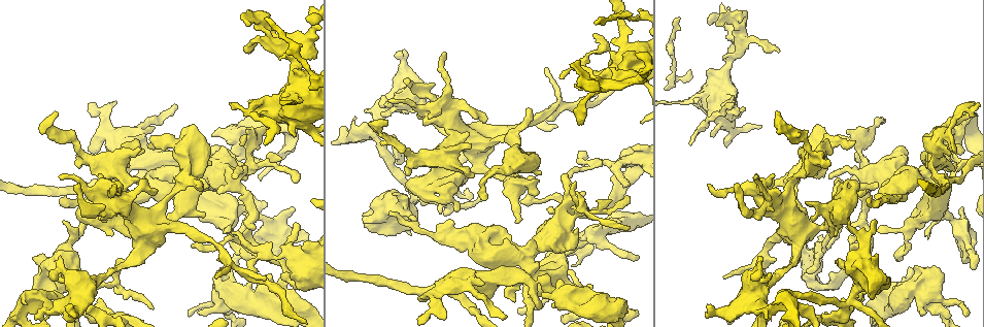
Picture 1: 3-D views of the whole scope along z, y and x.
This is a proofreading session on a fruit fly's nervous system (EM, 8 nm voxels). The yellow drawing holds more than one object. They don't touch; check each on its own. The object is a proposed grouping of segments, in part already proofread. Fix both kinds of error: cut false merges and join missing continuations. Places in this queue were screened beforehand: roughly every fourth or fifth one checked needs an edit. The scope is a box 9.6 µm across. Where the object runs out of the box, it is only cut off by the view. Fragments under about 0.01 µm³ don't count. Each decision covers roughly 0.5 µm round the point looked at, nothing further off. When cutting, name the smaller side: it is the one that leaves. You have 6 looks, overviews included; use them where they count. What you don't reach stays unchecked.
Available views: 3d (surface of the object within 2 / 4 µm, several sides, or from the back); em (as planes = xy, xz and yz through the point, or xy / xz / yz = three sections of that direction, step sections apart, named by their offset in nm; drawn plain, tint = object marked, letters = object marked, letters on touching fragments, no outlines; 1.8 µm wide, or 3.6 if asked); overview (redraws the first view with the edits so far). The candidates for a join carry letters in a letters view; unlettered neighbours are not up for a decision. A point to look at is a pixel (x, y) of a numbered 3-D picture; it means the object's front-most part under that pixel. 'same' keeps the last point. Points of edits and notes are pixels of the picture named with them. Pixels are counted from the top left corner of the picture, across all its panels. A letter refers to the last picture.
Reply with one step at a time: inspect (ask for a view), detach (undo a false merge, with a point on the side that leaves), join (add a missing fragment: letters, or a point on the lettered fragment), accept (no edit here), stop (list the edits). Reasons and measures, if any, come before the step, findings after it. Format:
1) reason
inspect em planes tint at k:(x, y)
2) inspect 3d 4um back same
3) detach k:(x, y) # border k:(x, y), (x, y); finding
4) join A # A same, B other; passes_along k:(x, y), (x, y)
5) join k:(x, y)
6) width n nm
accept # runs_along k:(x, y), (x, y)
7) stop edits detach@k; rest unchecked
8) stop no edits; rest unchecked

inspect em yz step 4 tint at 1:(852, 298)

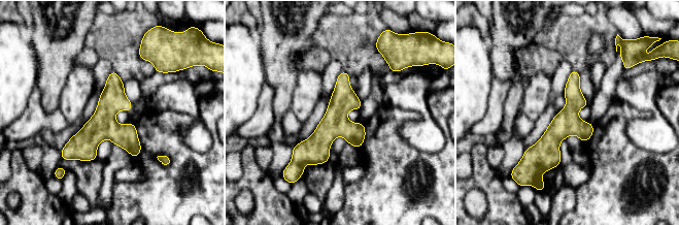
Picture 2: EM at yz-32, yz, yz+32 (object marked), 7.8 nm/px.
inspect em planes letters same

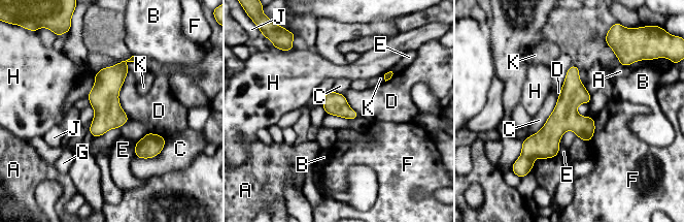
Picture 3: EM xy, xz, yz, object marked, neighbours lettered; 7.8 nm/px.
accept # A other, B other, C other, D other, E other, F other, G other, H other, J other, K other; border 3:(130, 70), (118, 94), (129, 119); one neuron here

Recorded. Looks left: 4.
sharp bend
inspect em 3.6um planes plain at 1:(83, 288)

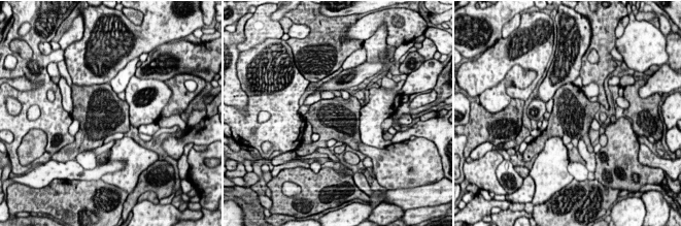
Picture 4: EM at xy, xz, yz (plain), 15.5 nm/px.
inspect em 3.6um planes letters same

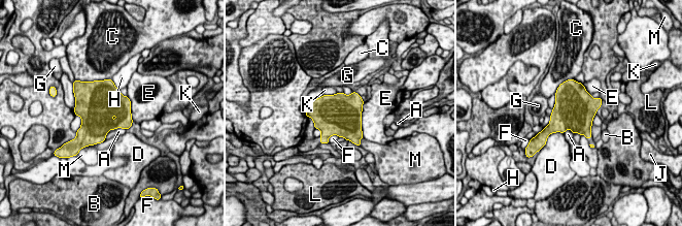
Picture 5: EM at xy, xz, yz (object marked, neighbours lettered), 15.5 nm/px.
accept # A other, B other, C other, D other, E other, F other, G other, H other, J other, K other, L other, M other; border 5:(550, 116), (549, 123), (543, 129); all the same neuron

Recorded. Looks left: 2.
sharp bend
inspect em 3.6um planes tint at 1:(529, 268)

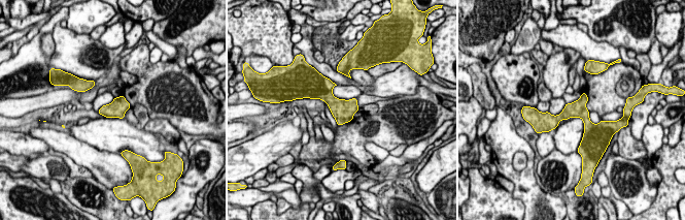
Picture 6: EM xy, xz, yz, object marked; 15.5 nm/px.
what lies round it
inspect em 3.6um planes letters same

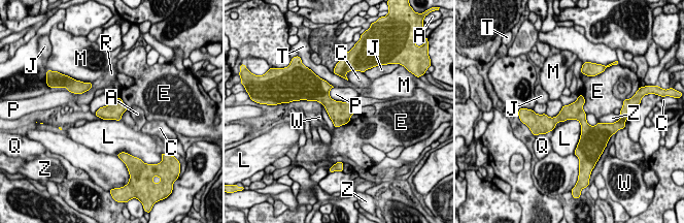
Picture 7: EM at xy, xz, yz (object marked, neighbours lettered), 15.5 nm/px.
accept # A other, C other, E other, J other, L other, M other, P other, Q other, R other, T other, W other, Z other; runs_along 7:(541, 118), (576, 115), (593, 128); continuous, no second neuron

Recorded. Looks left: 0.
stop no edits; rest unchecked

